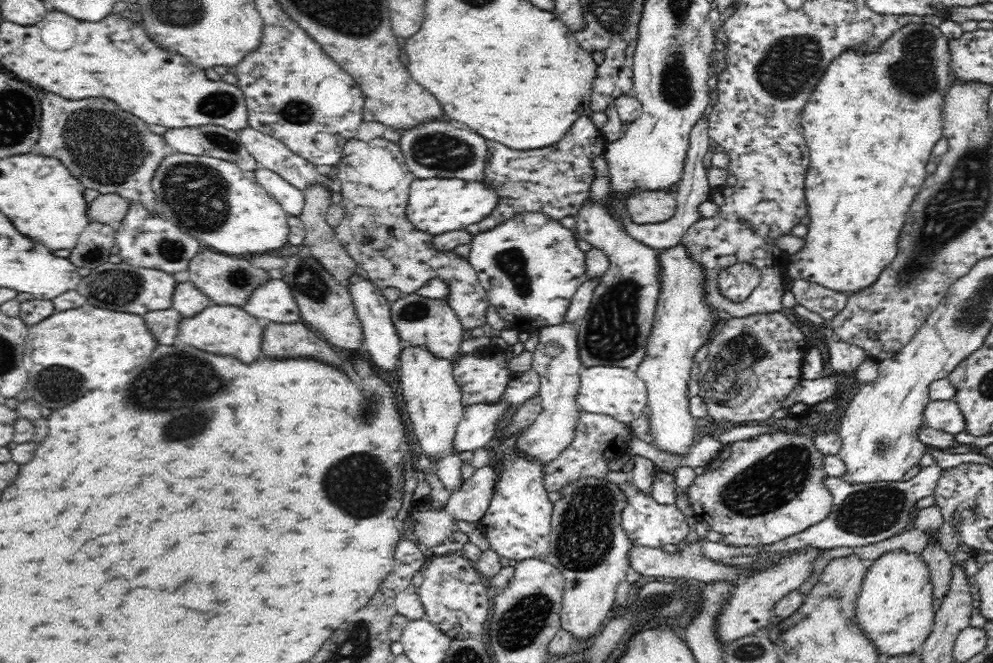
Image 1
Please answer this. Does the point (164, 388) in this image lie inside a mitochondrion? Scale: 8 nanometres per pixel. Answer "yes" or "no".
yes

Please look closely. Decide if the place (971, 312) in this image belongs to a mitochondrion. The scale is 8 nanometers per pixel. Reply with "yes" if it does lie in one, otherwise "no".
yes

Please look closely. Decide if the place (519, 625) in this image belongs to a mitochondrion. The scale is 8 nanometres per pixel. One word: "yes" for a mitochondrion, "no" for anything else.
yes

